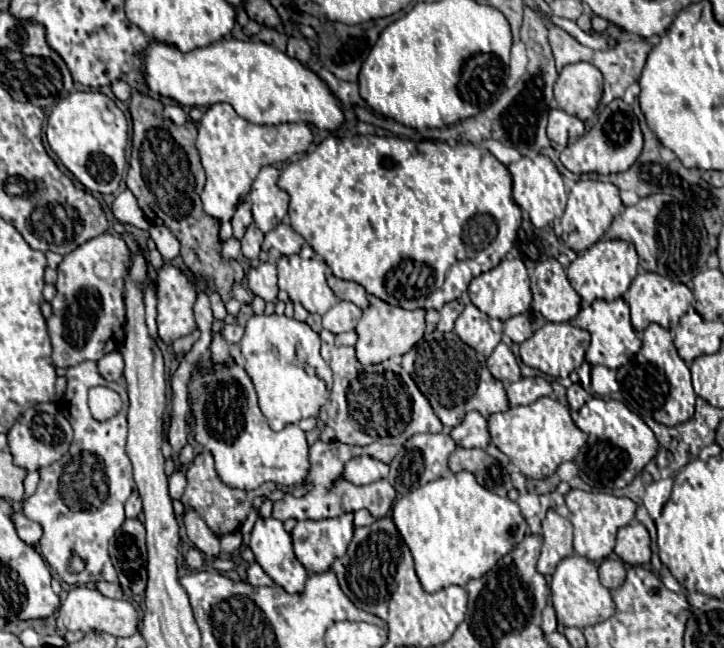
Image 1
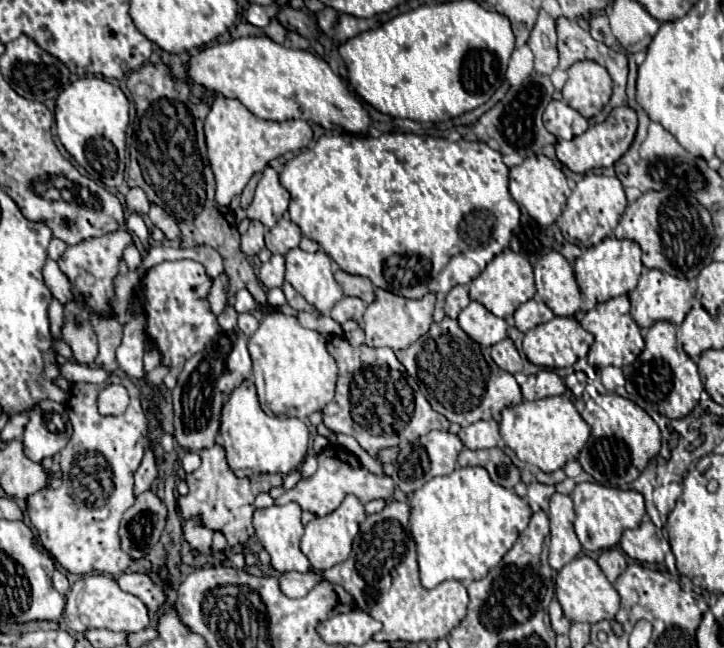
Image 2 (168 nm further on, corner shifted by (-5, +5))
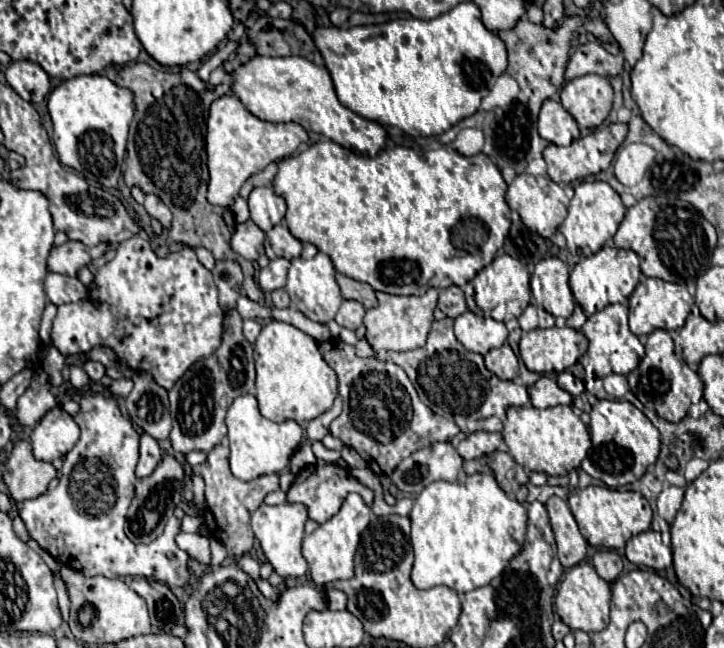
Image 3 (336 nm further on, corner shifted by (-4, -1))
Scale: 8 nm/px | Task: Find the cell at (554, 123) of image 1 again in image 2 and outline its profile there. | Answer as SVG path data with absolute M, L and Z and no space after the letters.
M563 100L549 102L549 106L545 108L545 114L543 114L543 122L545 122L545 128L559 140L561 138L569 140L573 136L579 136L589 126L587 120Z

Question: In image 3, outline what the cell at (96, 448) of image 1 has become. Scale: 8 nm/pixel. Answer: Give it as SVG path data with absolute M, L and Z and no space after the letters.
M86 392L80 398L80 410L74 414L74 422L80 426L80 438L64 456L58 486L34 500L22 502L20 518L30 536L54 560L84 576L146 576L168 586L186 586L188 554L174 542L184 518L182 509L174 510L162 536L148 546L132 544L124 534L126 510L134 498L140 434L132 422L122 416L116 398L112 394Z

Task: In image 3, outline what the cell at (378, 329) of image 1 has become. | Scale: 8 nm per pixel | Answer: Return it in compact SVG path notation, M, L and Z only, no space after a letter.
M430 288L424 296L392 296L376 292L378 306L366 310L364 326L366 340L374 350L414 350L426 344L430 324L434 322L434 308L438 302L438 290Z

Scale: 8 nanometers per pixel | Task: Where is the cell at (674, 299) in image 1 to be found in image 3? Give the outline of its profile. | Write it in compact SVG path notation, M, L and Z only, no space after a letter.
M642 278L628 301L629 328L631 332L636 332L636 336L650 334L656 328L680 330L692 306L694 306L694 298L684 284L672 284L672 282L664 282L658 278Z

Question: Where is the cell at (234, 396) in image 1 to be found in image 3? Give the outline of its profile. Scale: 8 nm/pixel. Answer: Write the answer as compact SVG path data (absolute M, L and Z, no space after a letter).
M244 394L232 402L226 414L226 426L228 426L228 440L230 440L230 468L232 474L240 480L254 480L264 474L278 474L282 472L290 456L298 450L302 440L302 428L294 420L276 424L260 416L258 402L252 394Z

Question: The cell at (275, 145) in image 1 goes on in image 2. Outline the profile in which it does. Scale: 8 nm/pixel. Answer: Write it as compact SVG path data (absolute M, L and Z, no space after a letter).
M217 96L211 104L211 112L205 118L205 138L217 184L215 200L221 206L229 206L235 198L241 196L241 190L255 172L261 172L269 160L279 158L285 152L305 148L313 140L313 132L305 120L259 120L239 100Z

